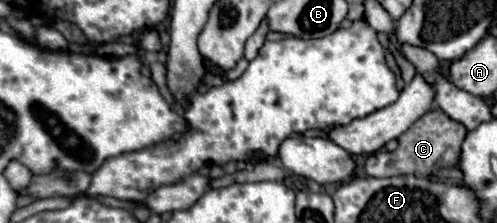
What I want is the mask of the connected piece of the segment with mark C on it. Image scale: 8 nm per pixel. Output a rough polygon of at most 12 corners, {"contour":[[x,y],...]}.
{"contour":[[444,111],[424,113],[376,151],[370,177],[418,175],[456,167],[466,127]]}

